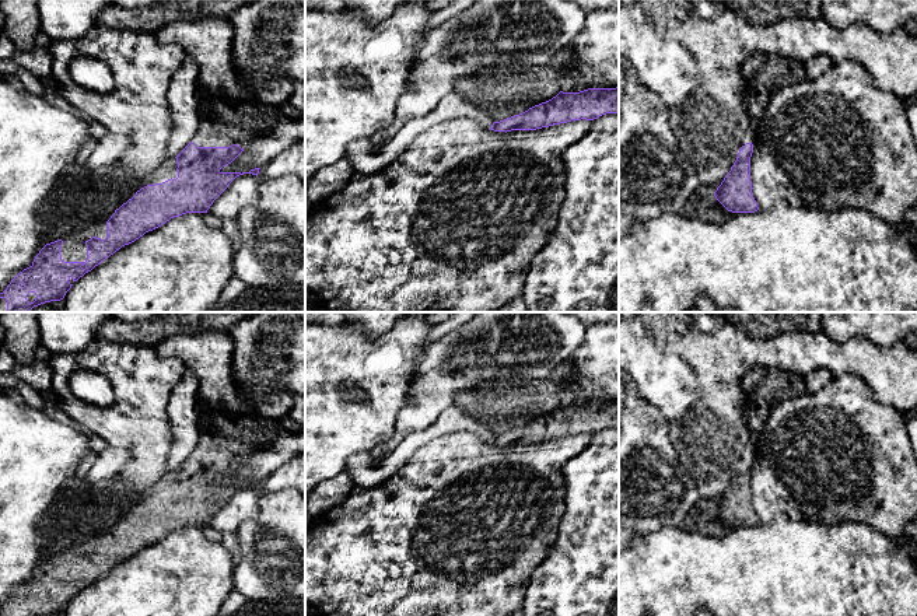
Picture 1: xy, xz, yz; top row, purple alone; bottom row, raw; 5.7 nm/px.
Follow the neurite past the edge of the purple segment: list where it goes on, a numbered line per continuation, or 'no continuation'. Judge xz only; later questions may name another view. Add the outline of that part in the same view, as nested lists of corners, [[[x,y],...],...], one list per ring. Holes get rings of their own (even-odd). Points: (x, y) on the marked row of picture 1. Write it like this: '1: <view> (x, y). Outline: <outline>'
no continuation

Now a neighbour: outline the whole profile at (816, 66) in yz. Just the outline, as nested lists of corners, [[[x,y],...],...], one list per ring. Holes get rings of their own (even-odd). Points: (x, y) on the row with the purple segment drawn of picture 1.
[[[815,56],[804,63],[804,81],[815,80],[832,67],[829,56]]]

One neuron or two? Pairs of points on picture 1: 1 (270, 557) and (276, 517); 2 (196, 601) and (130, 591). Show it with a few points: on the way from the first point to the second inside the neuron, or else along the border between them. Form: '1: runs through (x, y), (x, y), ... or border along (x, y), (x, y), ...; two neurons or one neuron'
1: runs through (276, 548), (276, 527); one neuron
2: runs through (179, 595), (147, 595); one neuron

